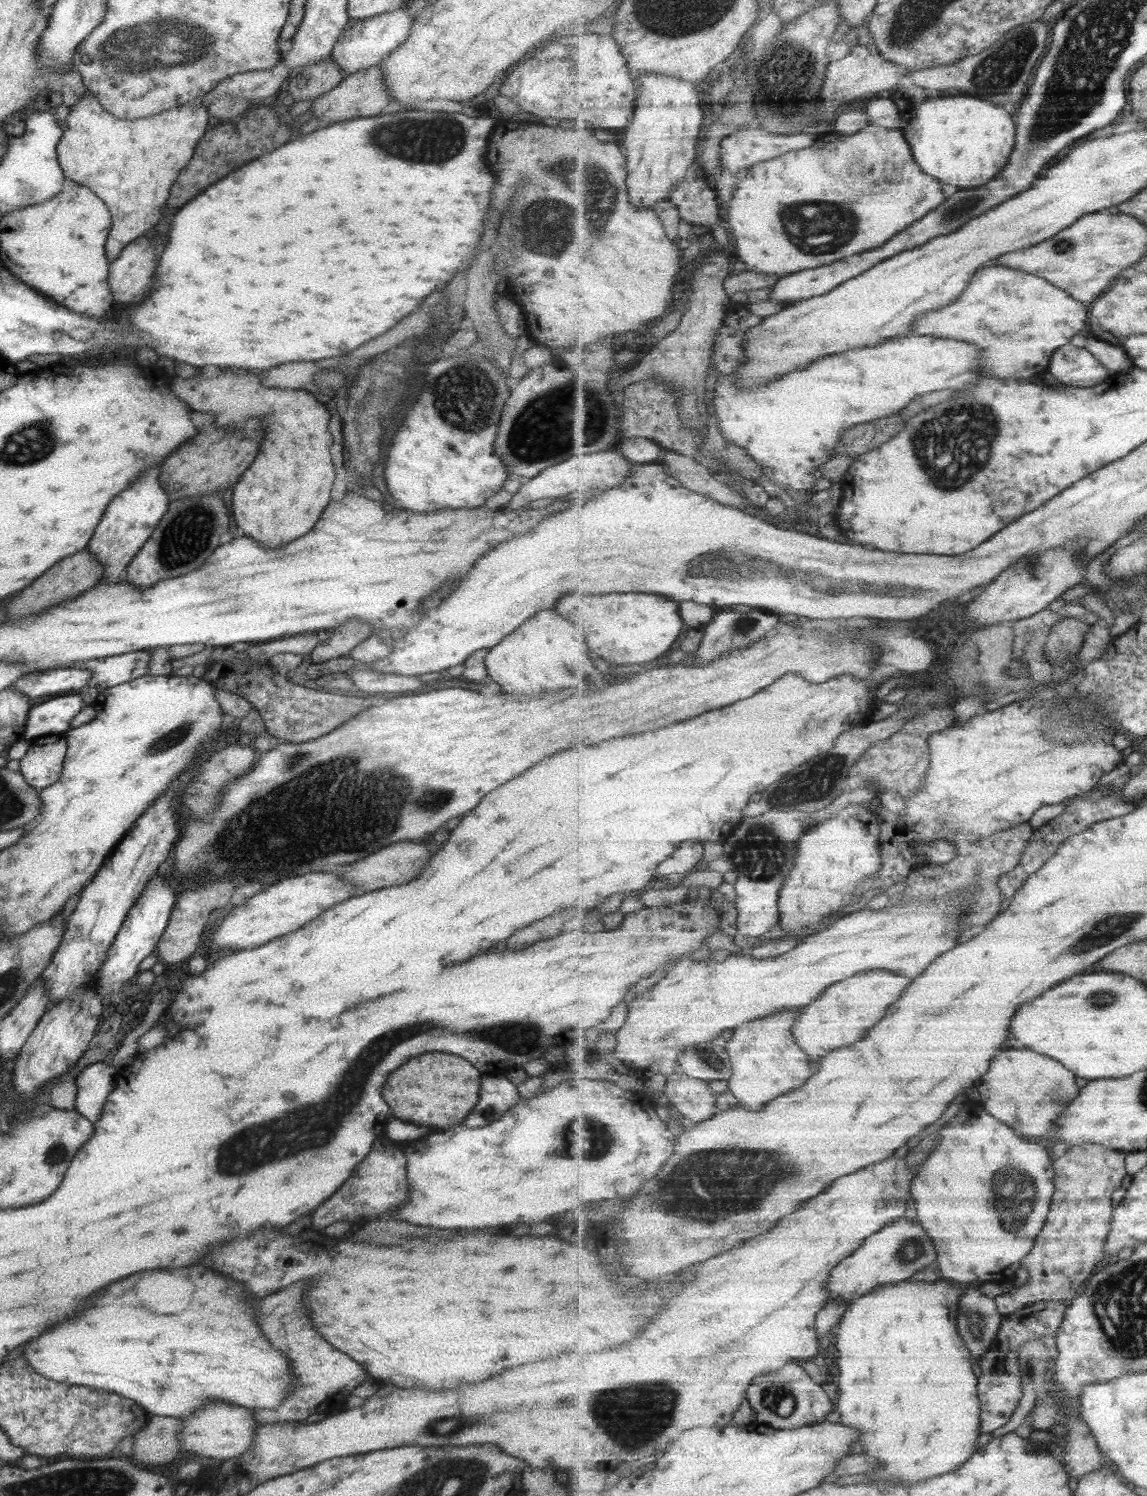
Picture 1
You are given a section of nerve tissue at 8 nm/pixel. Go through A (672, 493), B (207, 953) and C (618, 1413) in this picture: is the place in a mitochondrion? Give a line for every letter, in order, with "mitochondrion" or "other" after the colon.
A: other
B: other
C: mitochondrion

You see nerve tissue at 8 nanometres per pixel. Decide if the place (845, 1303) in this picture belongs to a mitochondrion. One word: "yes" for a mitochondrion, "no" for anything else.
no

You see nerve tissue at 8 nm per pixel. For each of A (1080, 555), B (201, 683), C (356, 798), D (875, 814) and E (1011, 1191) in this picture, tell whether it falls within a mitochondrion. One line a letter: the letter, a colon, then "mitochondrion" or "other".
A: other
B: other
C: mitochondrion
D: other
E: mitochondrion

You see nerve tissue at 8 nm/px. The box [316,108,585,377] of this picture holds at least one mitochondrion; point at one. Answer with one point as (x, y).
(415, 140)

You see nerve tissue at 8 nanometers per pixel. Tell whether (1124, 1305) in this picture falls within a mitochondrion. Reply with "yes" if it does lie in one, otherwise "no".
yes

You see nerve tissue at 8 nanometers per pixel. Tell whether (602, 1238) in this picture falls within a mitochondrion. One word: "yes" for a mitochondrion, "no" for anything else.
no

